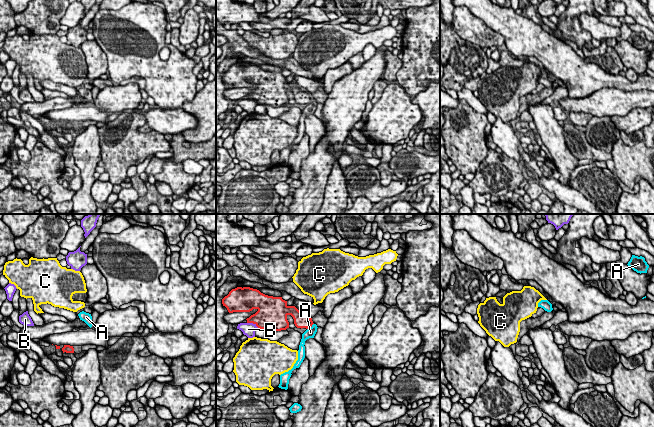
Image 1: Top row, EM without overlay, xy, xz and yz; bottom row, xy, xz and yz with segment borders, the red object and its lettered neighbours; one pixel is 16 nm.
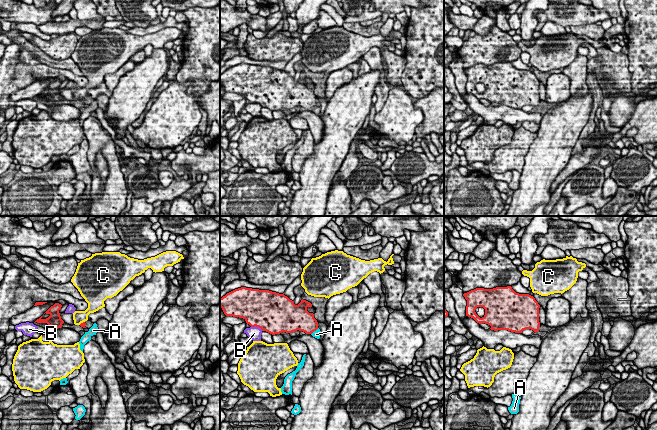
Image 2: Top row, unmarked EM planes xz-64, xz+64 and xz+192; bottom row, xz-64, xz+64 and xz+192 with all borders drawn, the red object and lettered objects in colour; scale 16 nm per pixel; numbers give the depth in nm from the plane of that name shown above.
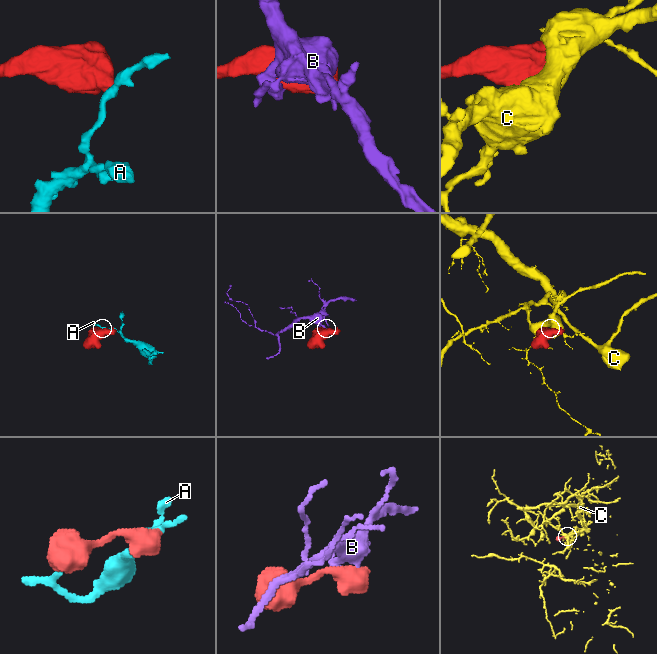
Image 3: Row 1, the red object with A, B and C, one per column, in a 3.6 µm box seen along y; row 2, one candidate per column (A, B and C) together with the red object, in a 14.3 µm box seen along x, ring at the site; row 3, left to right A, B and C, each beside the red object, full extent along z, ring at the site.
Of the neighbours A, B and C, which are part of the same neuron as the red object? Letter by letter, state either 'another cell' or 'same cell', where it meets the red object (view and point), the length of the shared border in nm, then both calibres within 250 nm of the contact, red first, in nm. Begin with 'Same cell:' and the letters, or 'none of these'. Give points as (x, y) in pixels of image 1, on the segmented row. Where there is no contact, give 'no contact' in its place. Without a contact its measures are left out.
Same cell: none of these
A: another cell; contact xz (310, 326); length 150 nm; calibres 220 and 160 nm
B: another cell; contact xz (253, 323); length 200 nm; calibres 380 and 220 nm
C: another cell; contact xz (303, 314); length 70 nm; calibres 220 and 30 nm

